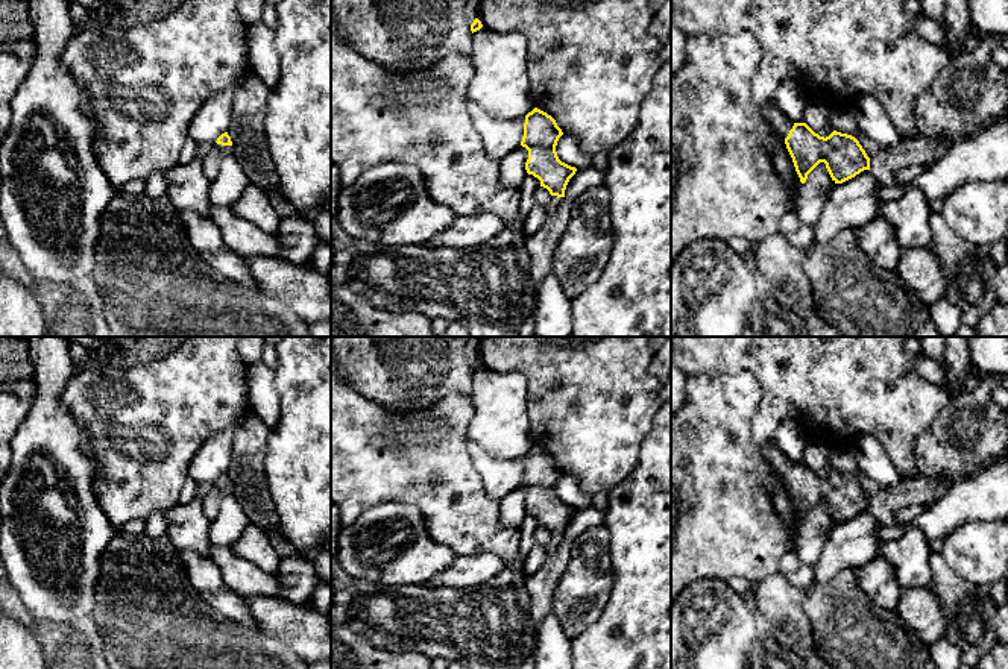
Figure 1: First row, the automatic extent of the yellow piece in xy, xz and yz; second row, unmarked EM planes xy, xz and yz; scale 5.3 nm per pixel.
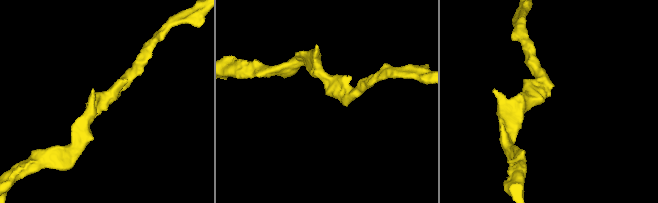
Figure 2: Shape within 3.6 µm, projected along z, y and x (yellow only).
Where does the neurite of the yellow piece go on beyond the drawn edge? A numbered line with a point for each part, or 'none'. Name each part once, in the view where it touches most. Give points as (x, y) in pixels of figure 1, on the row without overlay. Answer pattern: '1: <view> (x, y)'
1: xy (211, 502)

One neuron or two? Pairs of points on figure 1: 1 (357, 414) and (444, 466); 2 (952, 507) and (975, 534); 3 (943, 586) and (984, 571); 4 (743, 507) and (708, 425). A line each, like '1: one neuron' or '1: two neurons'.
1: one neuron
2: two neurons
3: two neurons
4: one neuron

